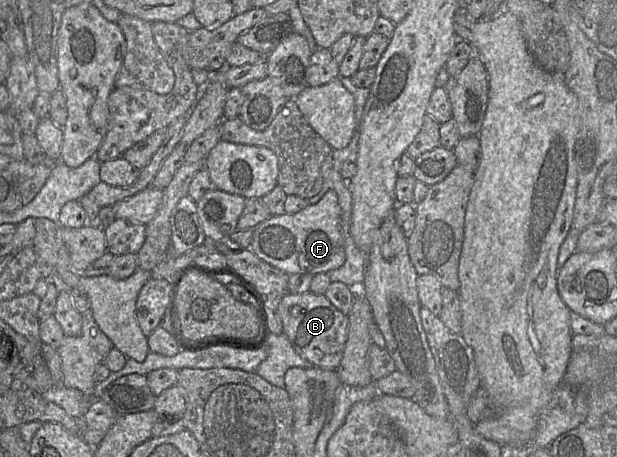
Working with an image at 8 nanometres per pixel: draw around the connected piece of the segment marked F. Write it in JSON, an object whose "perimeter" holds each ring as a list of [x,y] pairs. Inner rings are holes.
{"perimeter":[[[329,190],[322,199],[314,204],[308,205],[296,214],[270,216],[253,229],[253,237],[250,249],[263,261],[290,274],[312,274],[327,273],[340,268],[346,259],[344,251],[344,239],[340,231],[341,208],[335,191]]]}

